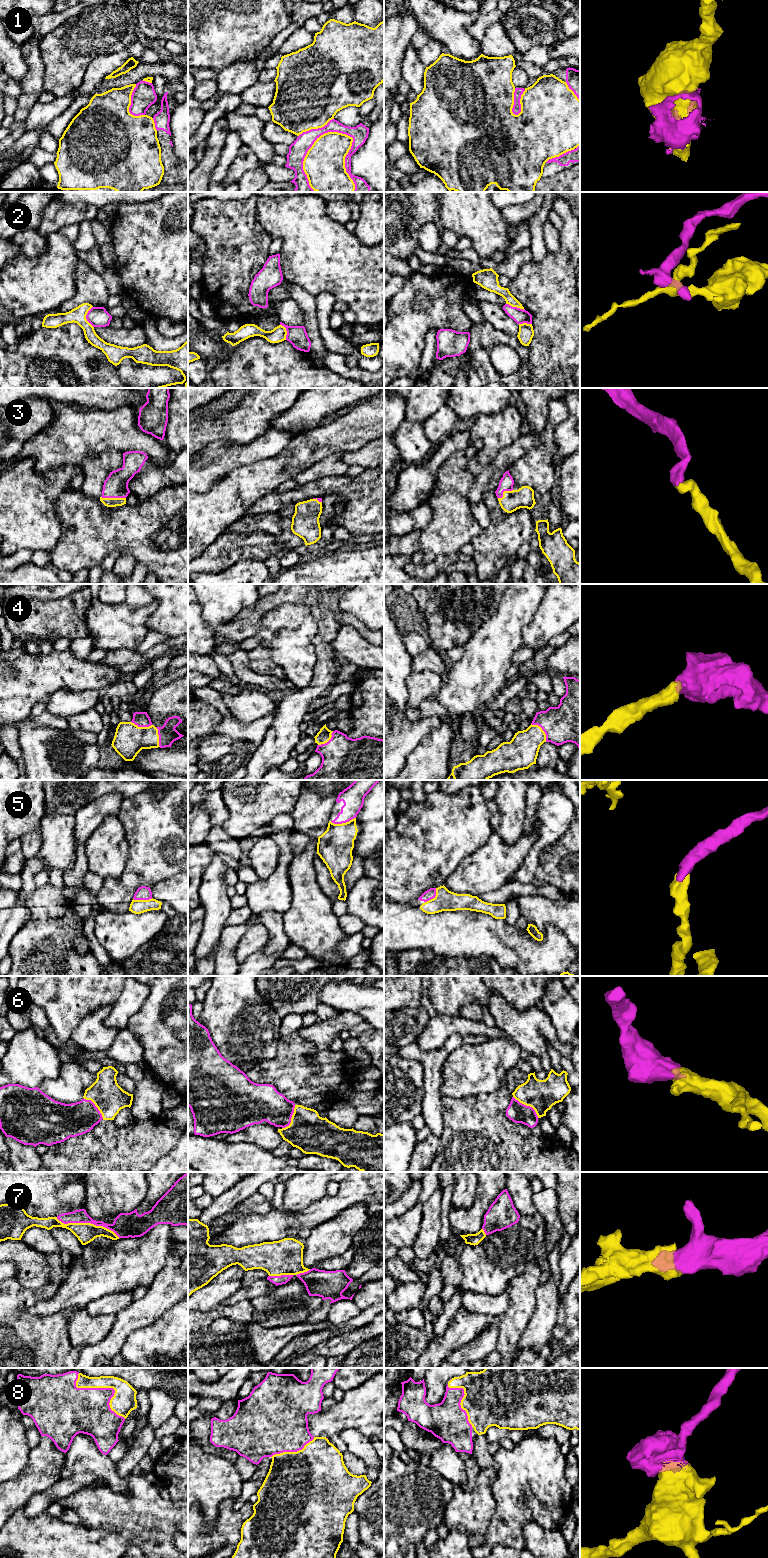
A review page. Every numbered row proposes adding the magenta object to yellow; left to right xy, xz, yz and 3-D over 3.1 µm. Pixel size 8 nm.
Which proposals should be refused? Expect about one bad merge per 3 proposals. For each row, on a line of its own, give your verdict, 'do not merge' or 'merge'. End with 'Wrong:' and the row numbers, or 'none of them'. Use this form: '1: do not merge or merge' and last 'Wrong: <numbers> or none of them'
1: do not merge
2: do not merge
3: merge
4: merge
5: merge
6: merge
7: merge
8: merge
Wrong: 1, 2

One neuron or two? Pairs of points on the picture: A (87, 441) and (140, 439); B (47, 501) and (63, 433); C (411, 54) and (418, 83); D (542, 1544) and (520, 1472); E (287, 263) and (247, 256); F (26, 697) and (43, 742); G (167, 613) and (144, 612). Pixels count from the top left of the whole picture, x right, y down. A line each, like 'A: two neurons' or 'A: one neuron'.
A: one neuron
B: two neurons
C: one neuron
D: two neurons
E: two neurons
F: two neurons
G: two neurons

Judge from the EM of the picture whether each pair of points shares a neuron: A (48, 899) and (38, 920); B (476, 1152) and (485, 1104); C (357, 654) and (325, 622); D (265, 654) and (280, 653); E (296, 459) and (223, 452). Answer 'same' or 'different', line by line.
A: same
B: same
C: different
D: different
E: different

